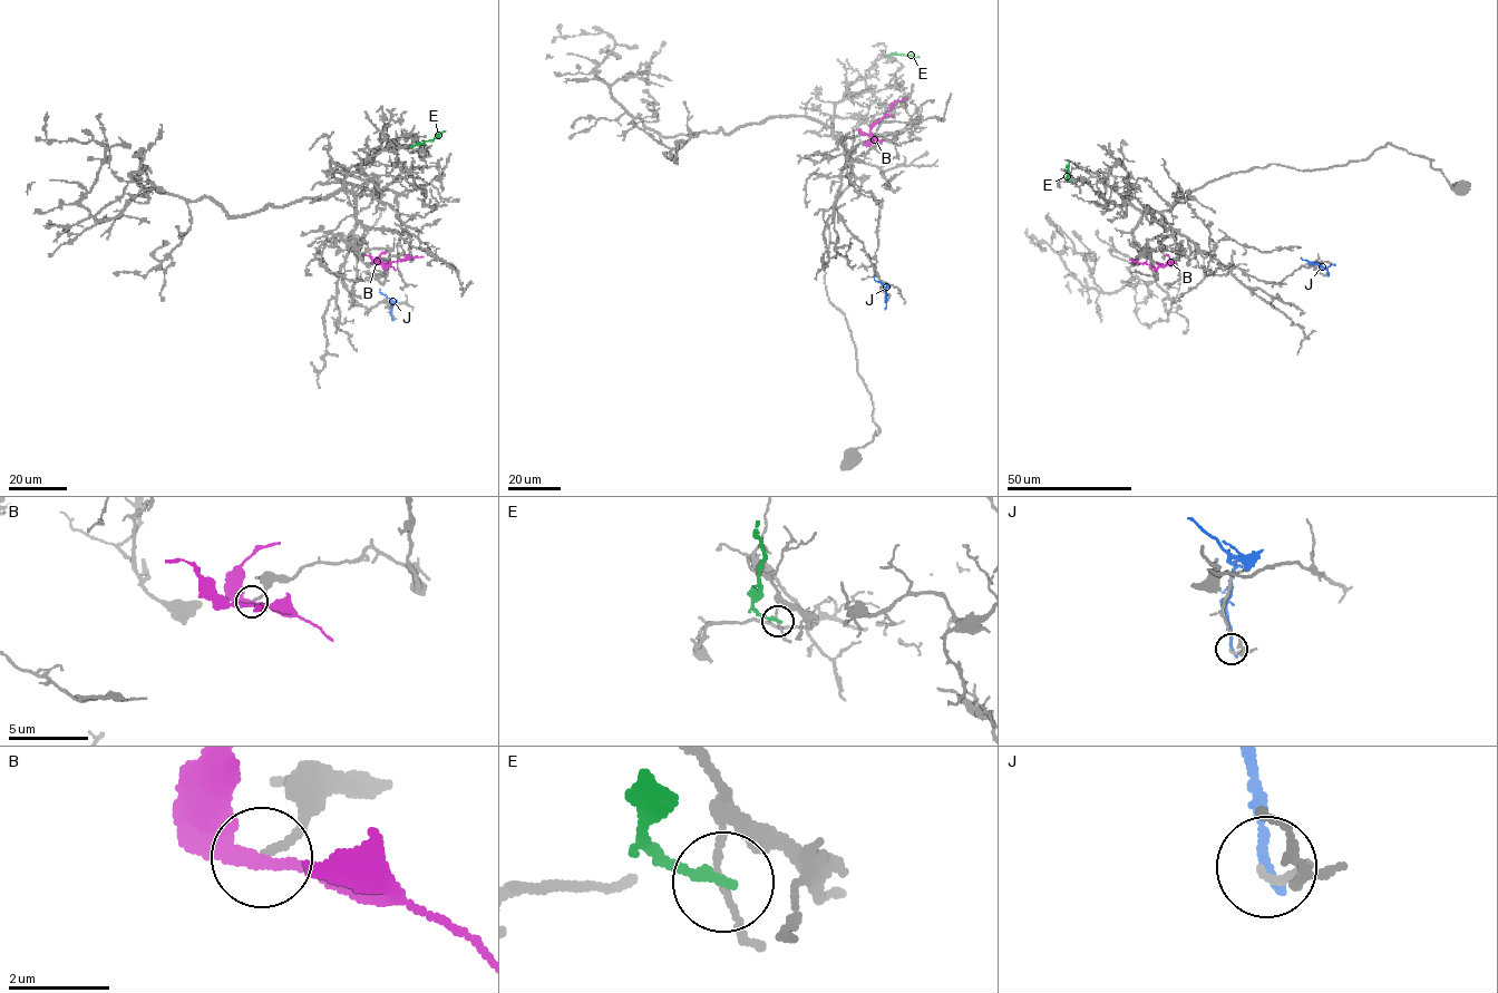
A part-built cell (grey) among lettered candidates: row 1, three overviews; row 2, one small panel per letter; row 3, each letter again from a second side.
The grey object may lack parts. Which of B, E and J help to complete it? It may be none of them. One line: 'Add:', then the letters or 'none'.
Add: none

